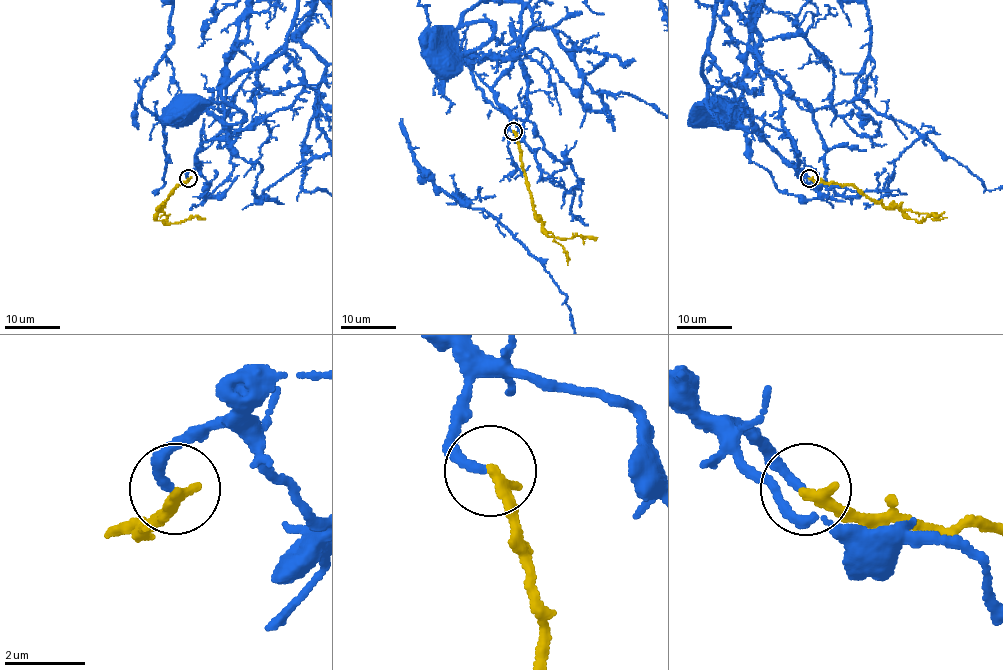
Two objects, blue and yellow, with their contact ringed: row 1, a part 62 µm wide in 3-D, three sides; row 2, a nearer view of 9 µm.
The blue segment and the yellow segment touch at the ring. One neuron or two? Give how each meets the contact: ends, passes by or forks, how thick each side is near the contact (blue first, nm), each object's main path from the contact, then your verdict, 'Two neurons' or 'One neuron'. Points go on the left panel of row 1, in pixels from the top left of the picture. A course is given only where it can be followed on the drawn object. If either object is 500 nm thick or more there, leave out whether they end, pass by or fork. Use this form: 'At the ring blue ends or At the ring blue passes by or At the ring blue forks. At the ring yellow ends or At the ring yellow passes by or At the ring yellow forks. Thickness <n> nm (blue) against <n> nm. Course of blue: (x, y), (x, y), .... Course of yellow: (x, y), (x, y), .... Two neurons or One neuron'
At the ring blue ends. At the ring yellow ends. Thickness 240 nm (blue) against 320 nm. Course of blue: (187, 178), (202, 144), (292, 103), (302, 72), (274, 55), (222, 90), (242, 113), (238, 122), (182, 108). Course of yellow: (188, 178), (175, 186), (159, 206), (155, 217), (165, 223), (177, 223), (194, 216), (205, 219). One neuron

